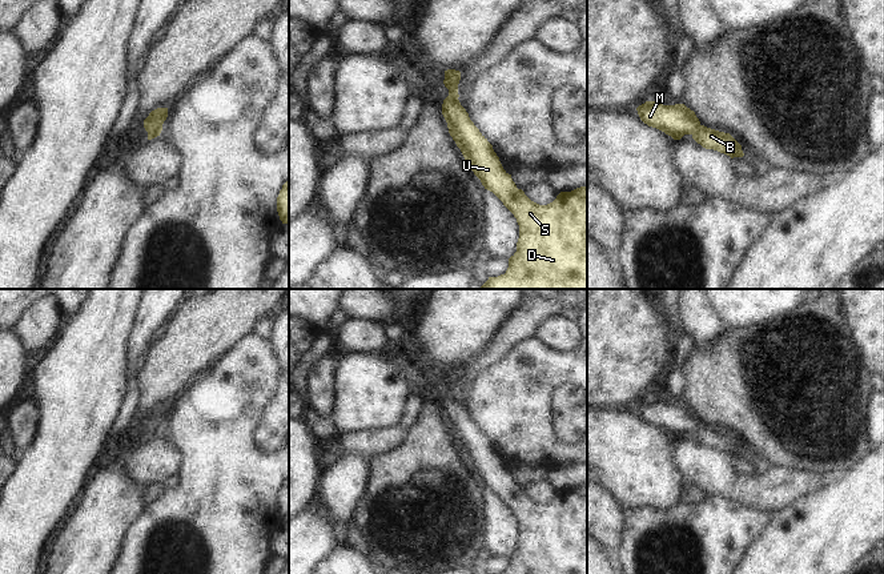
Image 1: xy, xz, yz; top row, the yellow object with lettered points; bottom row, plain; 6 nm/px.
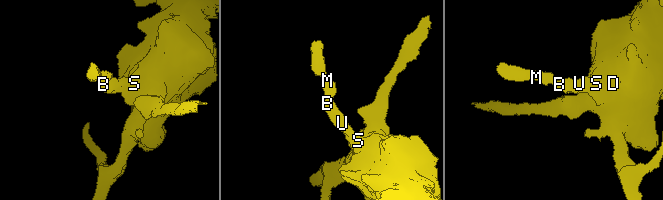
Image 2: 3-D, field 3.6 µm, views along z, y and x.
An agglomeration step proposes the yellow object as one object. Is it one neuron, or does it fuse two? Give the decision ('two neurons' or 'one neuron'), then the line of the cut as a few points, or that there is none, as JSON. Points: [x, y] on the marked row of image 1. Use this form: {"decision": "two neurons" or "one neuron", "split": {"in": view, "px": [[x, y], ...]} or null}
{"decision": "one neuron", "split": null}

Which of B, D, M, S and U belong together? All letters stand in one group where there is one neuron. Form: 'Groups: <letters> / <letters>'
Groups: B D M S U

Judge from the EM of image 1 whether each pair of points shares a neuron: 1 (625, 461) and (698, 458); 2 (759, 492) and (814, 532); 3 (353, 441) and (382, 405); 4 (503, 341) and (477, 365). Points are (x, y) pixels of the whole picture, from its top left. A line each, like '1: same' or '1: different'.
1: different
2: different
3: different
4: same

